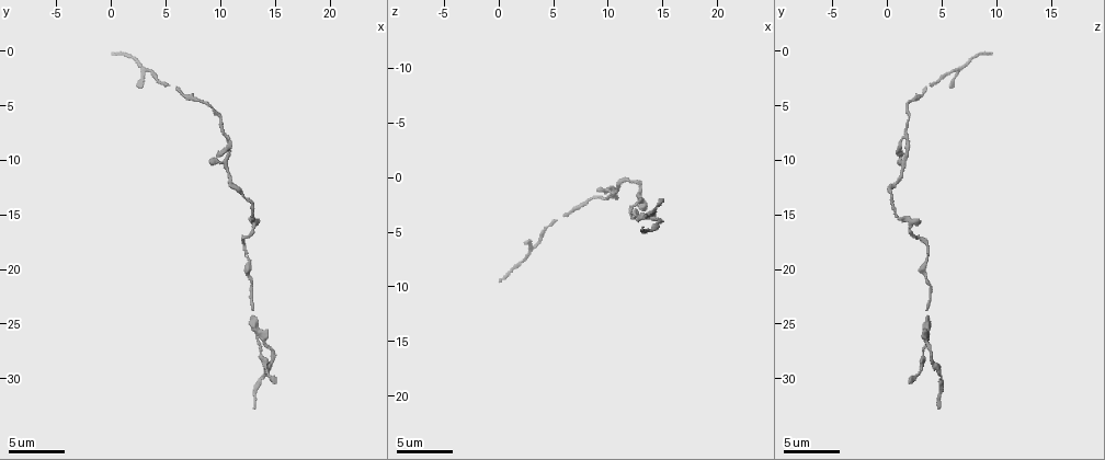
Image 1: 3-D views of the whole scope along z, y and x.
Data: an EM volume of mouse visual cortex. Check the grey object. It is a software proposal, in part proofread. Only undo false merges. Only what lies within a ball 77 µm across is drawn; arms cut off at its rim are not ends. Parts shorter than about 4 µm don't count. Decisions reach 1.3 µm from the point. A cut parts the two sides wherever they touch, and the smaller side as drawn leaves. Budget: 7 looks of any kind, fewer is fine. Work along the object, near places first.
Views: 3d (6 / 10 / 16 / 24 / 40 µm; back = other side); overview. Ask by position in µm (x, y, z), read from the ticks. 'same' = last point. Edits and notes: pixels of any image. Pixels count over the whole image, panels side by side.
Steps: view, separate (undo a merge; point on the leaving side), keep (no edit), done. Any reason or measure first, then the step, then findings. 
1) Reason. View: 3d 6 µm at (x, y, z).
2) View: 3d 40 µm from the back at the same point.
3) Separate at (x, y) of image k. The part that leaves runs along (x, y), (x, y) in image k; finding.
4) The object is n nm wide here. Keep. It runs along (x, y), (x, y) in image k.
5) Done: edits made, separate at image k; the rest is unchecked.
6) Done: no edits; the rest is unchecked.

Calibre changes. View: 3d 10 µm at (8.0, 4.6, 2.0).

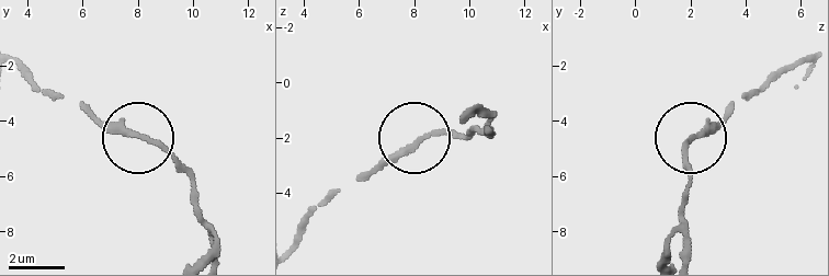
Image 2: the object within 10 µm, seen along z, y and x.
Keep. One neuron here.

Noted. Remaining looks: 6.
Sudden change in width. View: 3d 10 µm at (12.8, 15.0, 0.8).

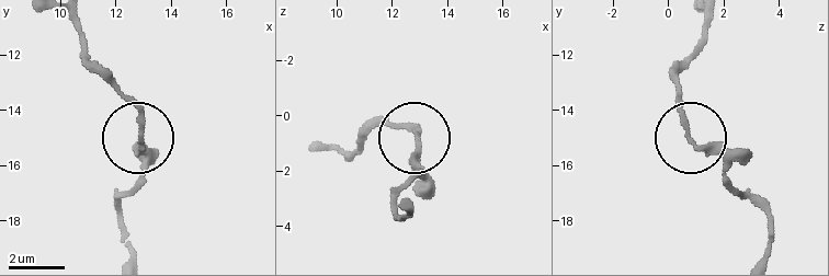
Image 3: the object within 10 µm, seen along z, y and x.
Keep. It runs along (399, 129), (418, 129), (424, 198) in image 3; one neuron here.

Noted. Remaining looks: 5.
Three arms meet. View: 3d 10 µm at (13.6, 26.2, 3.6).

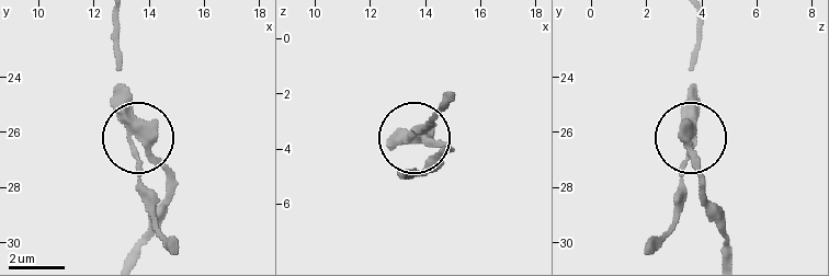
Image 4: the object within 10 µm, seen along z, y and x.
3 arms meet here. Separate at (138, 169) of image 4. A second neuron is stuck on.

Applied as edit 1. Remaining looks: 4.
See it whole again. View: overview.

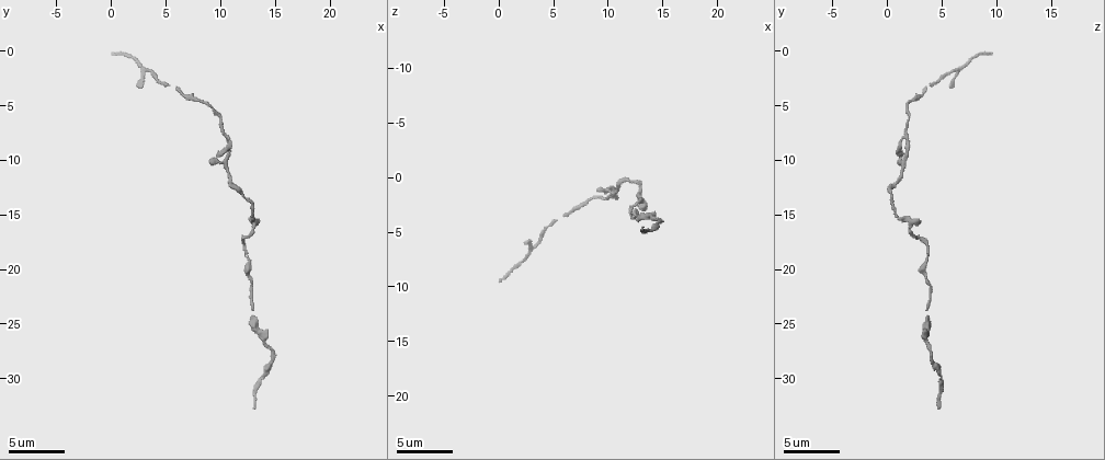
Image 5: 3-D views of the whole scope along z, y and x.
Calibre changes. View: 3d 6 µm at (12.6, 21.2, 3.6).

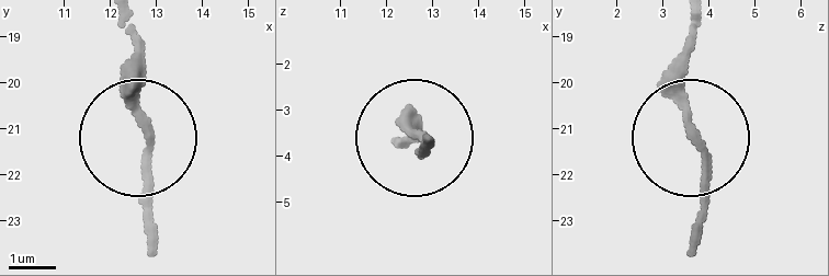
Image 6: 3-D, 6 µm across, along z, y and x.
View: 3d 6 µm from the back at (12.80, 21.00, 3.60).

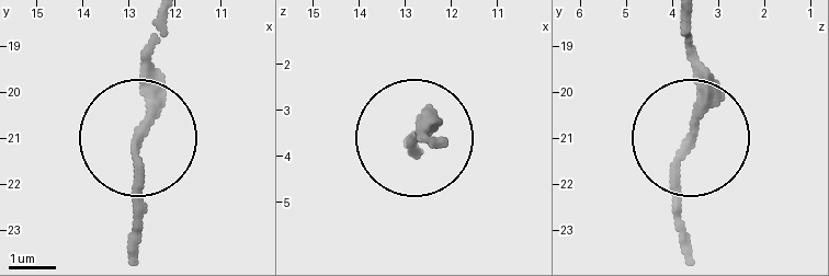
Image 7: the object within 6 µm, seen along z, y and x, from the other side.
Keep. Continuous, no second neuron.

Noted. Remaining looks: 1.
Done: edits made, separate at image 4; the rest is unchecked.

